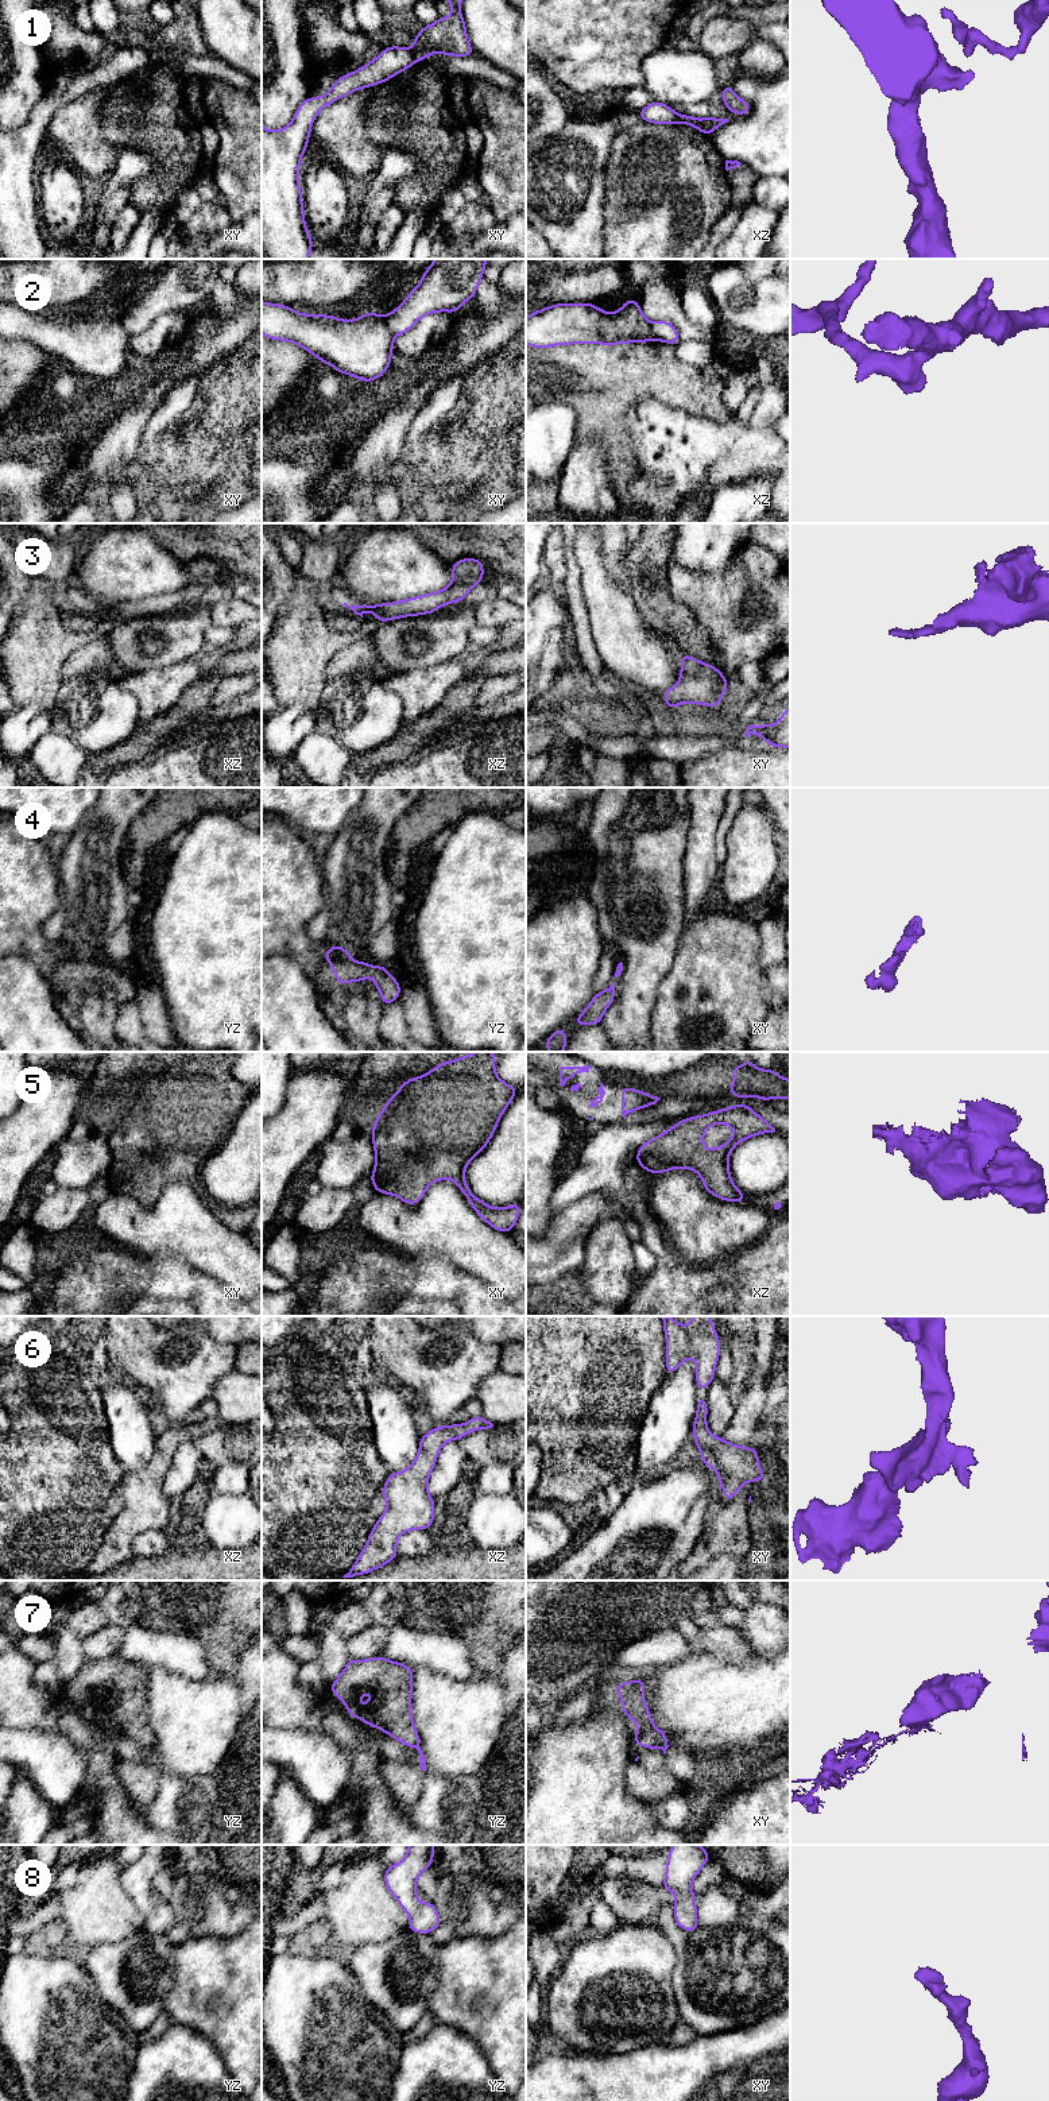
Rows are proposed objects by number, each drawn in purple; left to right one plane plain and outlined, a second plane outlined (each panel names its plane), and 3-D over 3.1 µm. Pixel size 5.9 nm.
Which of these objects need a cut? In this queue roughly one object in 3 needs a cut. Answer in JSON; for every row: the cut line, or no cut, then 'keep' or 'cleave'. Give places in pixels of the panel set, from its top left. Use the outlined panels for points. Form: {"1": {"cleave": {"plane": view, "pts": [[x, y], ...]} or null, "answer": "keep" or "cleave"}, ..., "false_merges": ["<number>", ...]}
{"1": {"cleave": {"plane": "xy", "pts": [[411, 49], [415, 60]]}, "answer": "cleave"}, "2": {"cleave": {"plane": "xy", "pts": [[383, 316], [387, 328], [394, 335]]}, "answer": "cleave"}, "3": {"cleave": null, "answer": "keep"}, "4": {"cleave": null, "answer": "keep"}, "5": {"cleave": null, "answer": "keep"}, "6": {"cleave": null, "answer": "keep"}, "7": {"cleave": {"plane": "yz", "pts": [[418, 1745], [415, 1748]]}, "answer": "cleave"}, "8": {"cleave": null, "answer": "keep"}, "false_merges": ["1", "2", "7"]}

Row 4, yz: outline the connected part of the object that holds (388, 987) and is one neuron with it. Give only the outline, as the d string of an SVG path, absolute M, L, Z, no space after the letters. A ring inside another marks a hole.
M333 945L325 951L324 957L329 961L330 968L336 975L336 980L347 986L348 982L360 982L371 976L380 993L384 1006L392 1003L400 997L400 984L386 970L384 966L371 967L364 960L353 961L348 949L341 945Z

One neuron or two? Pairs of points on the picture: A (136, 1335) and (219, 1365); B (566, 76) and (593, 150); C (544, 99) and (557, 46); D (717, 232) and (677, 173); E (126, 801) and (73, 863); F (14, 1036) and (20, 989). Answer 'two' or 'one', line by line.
A: one
B: two
C: two
D: two
E: one
F: one

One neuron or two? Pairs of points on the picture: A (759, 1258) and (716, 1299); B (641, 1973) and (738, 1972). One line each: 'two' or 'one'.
A: two
B: two

